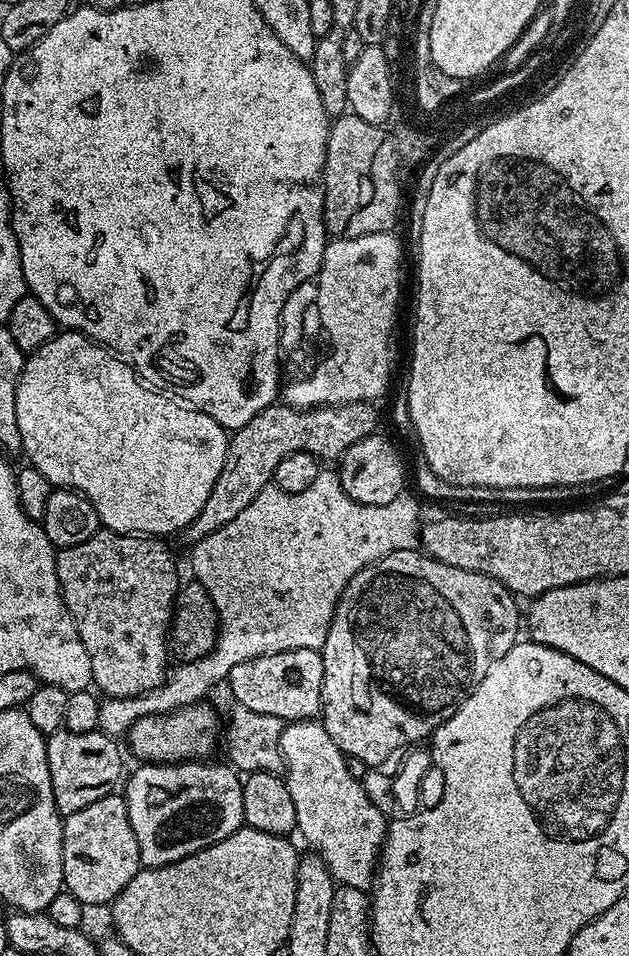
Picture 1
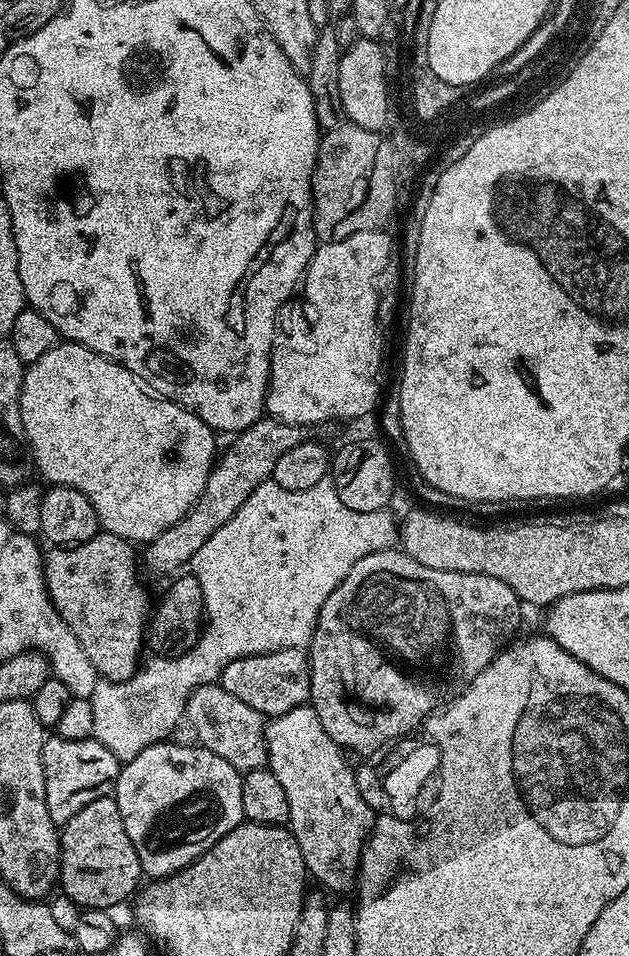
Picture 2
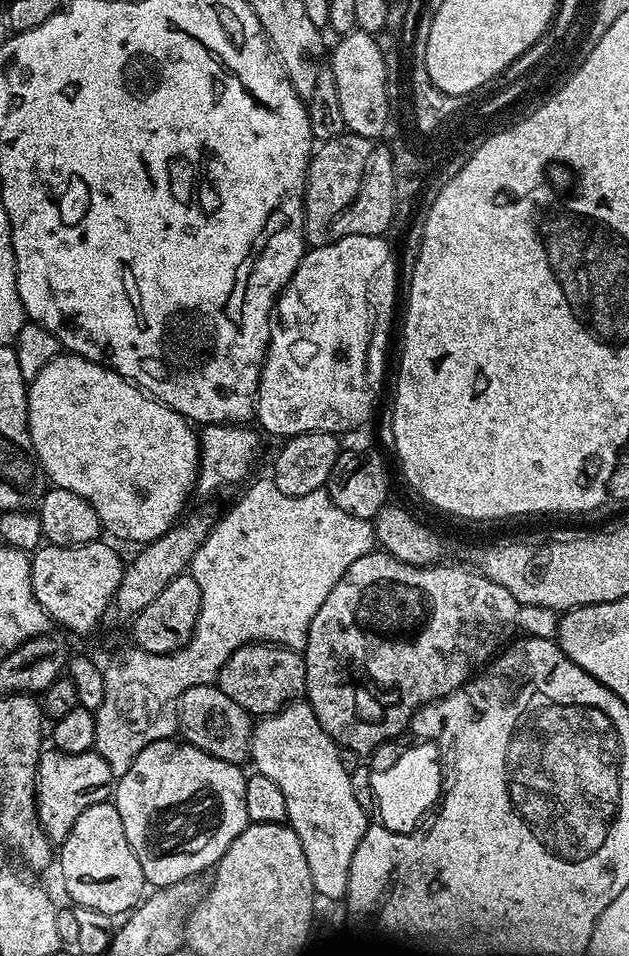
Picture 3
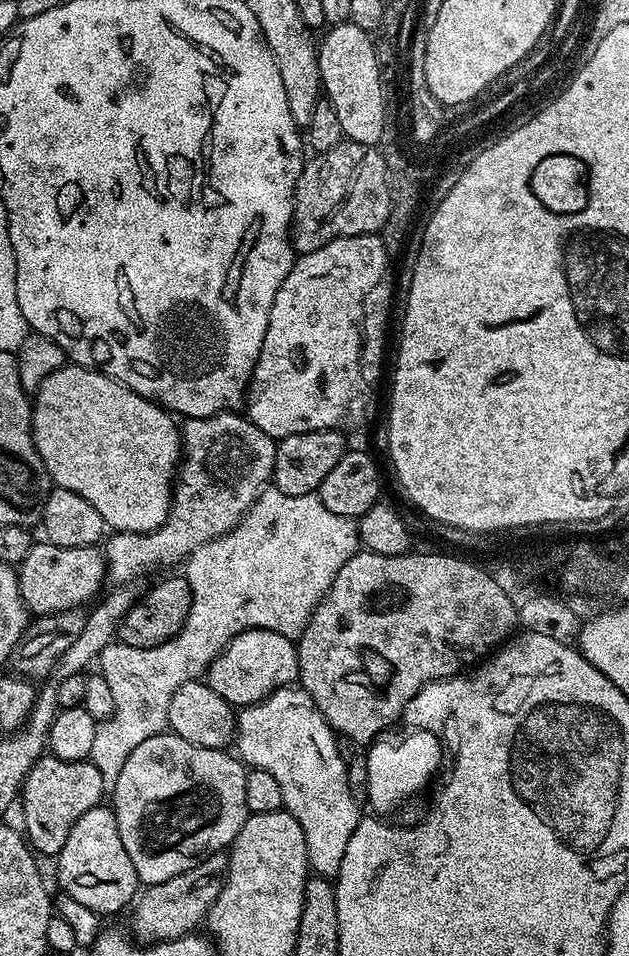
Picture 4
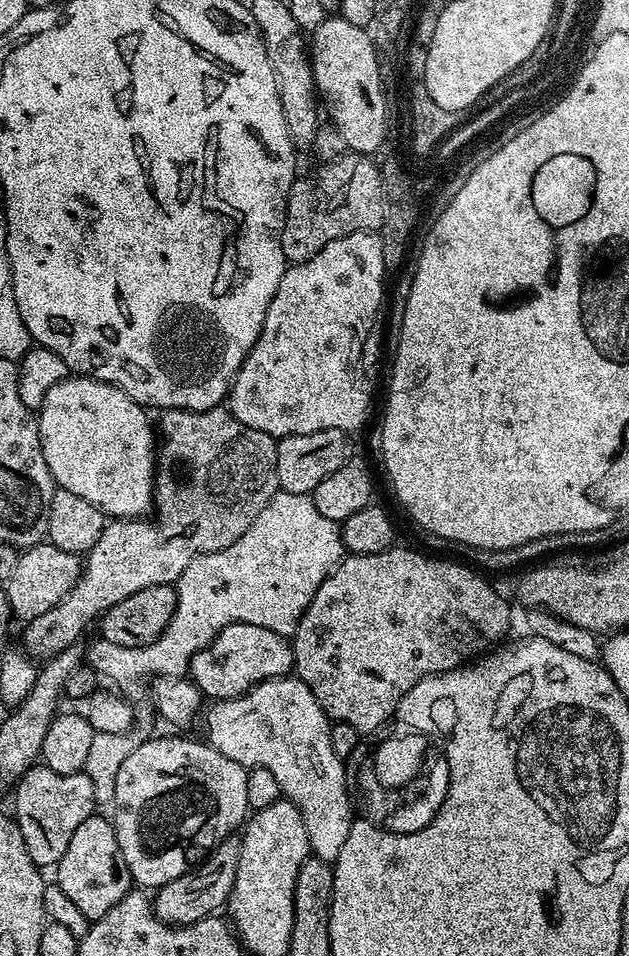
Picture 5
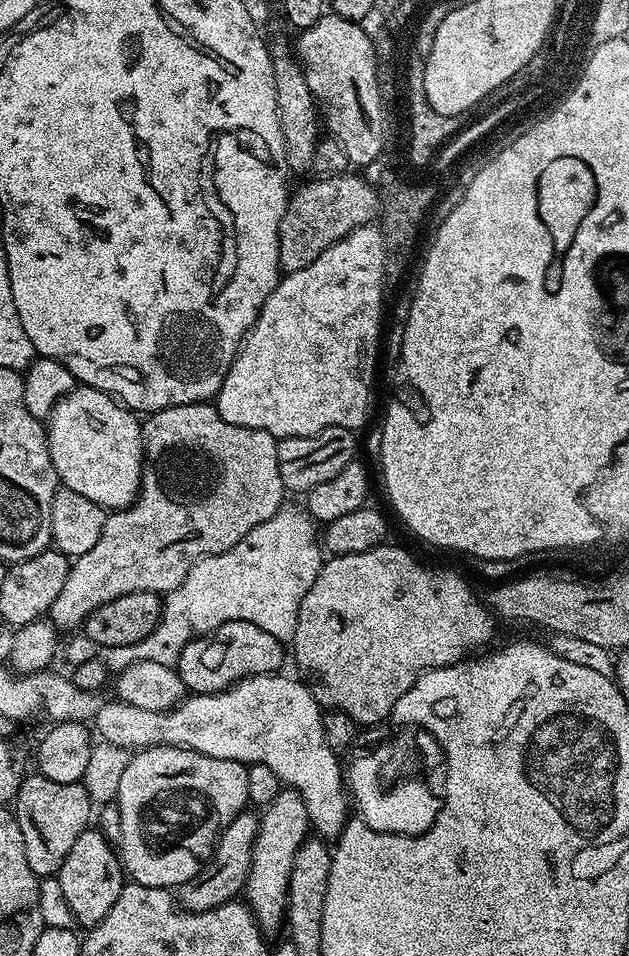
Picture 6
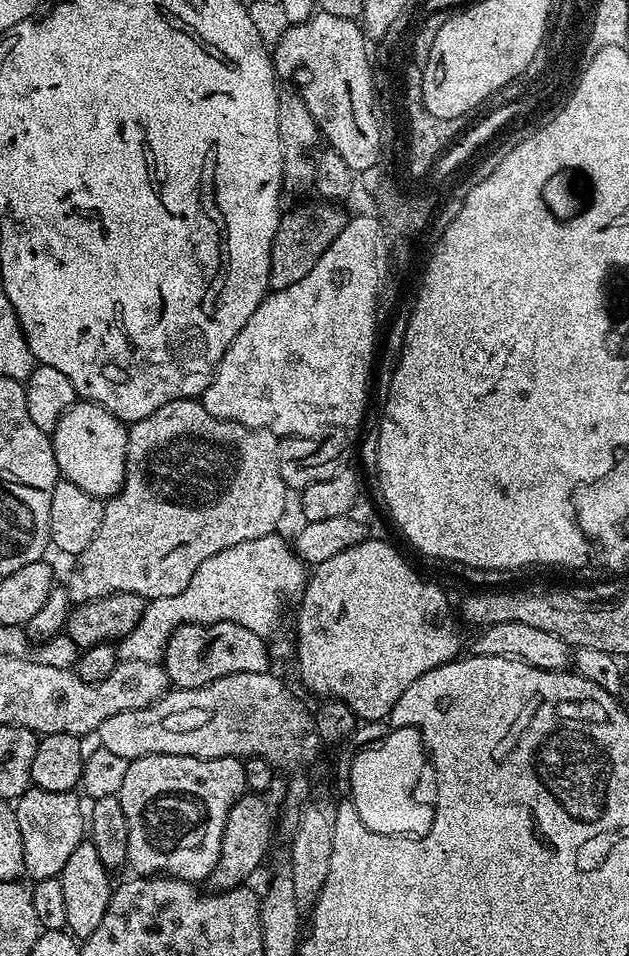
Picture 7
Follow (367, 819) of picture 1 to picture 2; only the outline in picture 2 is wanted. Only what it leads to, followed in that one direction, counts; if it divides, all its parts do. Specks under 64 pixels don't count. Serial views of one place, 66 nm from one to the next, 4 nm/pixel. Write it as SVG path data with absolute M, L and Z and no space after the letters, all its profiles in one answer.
M311 706L295 708L286 714L269 719L264 729L264 740L268 744L267 767L278 778L282 790L286 790L286 802L290 802L288 824L290 831L302 850L304 864L309 877L325 884L332 892L344 892L357 883L360 870L360 855L364 842L372 834L374 812L358 794L355 785L355 771L342 762L342 750L326 734L318 714Z

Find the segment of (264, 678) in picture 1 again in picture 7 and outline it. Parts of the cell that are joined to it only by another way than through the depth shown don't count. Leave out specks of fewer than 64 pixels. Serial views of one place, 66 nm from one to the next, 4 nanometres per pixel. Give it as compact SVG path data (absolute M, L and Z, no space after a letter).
M234 622L183 624L175 629L162 661L169 685L176 688L204 688L223 676L269 671L268 643L263 636Z

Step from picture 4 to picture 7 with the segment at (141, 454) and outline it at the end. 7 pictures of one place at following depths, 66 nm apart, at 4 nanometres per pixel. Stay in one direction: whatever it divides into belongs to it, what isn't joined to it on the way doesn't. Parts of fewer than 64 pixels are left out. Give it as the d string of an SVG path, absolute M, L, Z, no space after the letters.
M80 400L73 404L51 433L54 458L61 477L74 486L82 486L86 494L111 498L124 484L124 465L128 455L128 428L120 417L110 414L100 404Z

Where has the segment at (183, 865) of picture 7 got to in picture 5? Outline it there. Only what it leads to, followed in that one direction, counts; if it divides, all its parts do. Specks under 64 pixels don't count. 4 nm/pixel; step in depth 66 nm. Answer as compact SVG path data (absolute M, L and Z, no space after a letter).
M184 734L172 735L176 736L141 739L134 754L122 762L122 770L118 770L116 779L118 790L114 790L114 823L120 858L133 881L144 890L155 890L166 882L174 882L174 878L199 865L212 849L245 823L250 812L246 798L248 768L245 765L234 762L234 758L226 758L226 754L214 750L203 739L187 740Z

